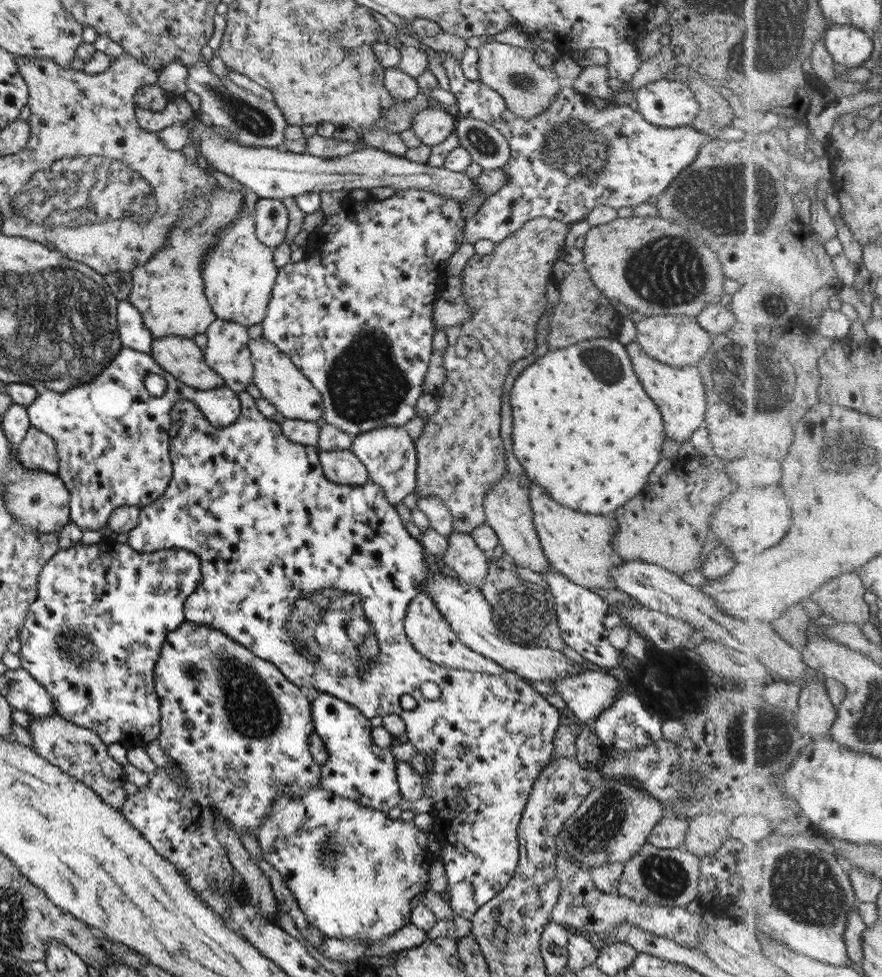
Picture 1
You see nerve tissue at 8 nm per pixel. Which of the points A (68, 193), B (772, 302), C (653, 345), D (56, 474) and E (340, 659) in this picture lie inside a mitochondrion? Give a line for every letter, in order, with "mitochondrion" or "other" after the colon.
A: mitochondrion
B: mitochondrion
C: other
D: other
E: mitochondrion

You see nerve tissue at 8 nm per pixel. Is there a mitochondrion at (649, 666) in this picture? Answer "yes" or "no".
yes

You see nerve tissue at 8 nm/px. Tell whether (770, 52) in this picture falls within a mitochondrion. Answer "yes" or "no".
yes

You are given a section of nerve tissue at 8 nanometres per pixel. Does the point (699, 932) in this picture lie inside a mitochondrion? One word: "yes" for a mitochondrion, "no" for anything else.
no

